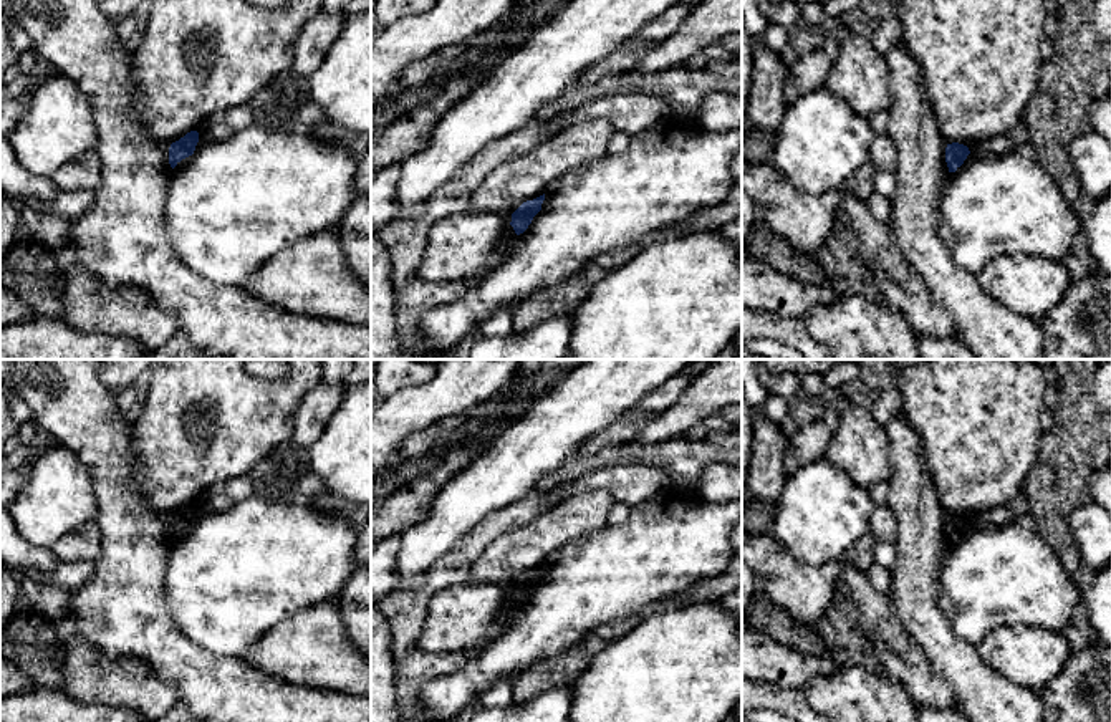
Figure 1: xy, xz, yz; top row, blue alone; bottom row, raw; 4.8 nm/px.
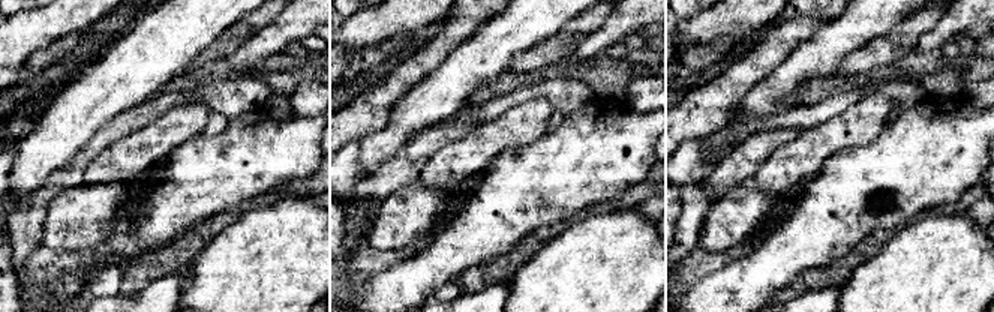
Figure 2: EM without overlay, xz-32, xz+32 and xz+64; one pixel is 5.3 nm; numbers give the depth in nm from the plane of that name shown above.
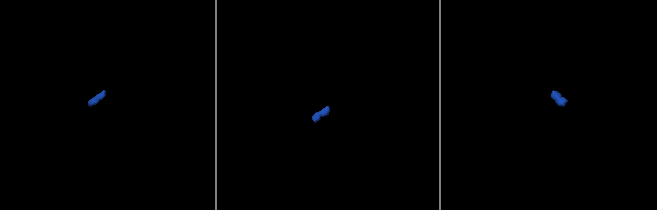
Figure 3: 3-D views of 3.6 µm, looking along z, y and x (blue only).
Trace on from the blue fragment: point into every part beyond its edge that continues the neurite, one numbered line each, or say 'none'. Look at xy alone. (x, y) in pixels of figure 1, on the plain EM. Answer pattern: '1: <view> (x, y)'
none

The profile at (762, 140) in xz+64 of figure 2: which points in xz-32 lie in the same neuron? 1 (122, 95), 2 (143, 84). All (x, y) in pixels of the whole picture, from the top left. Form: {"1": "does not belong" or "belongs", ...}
{"1": "does not belong", "2": "does not belong"}

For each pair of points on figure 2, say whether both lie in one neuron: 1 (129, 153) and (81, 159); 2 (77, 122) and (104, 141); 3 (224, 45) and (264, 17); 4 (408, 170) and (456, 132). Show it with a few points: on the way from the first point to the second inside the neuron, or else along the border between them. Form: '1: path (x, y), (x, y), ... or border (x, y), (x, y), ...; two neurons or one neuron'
1: border (123, 137), (108, 144), (90, 162), (83, 182); two neurons
2: border (123, 113), (111, 117), (72, 161); two neurons
3: path (234, 36), (254, 21); one neuron
4: path (417, 156), (443, 134); one neuron

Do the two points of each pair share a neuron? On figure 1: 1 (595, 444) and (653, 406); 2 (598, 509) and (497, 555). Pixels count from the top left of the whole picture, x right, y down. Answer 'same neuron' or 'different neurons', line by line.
1: same neuron
2: same neuron

